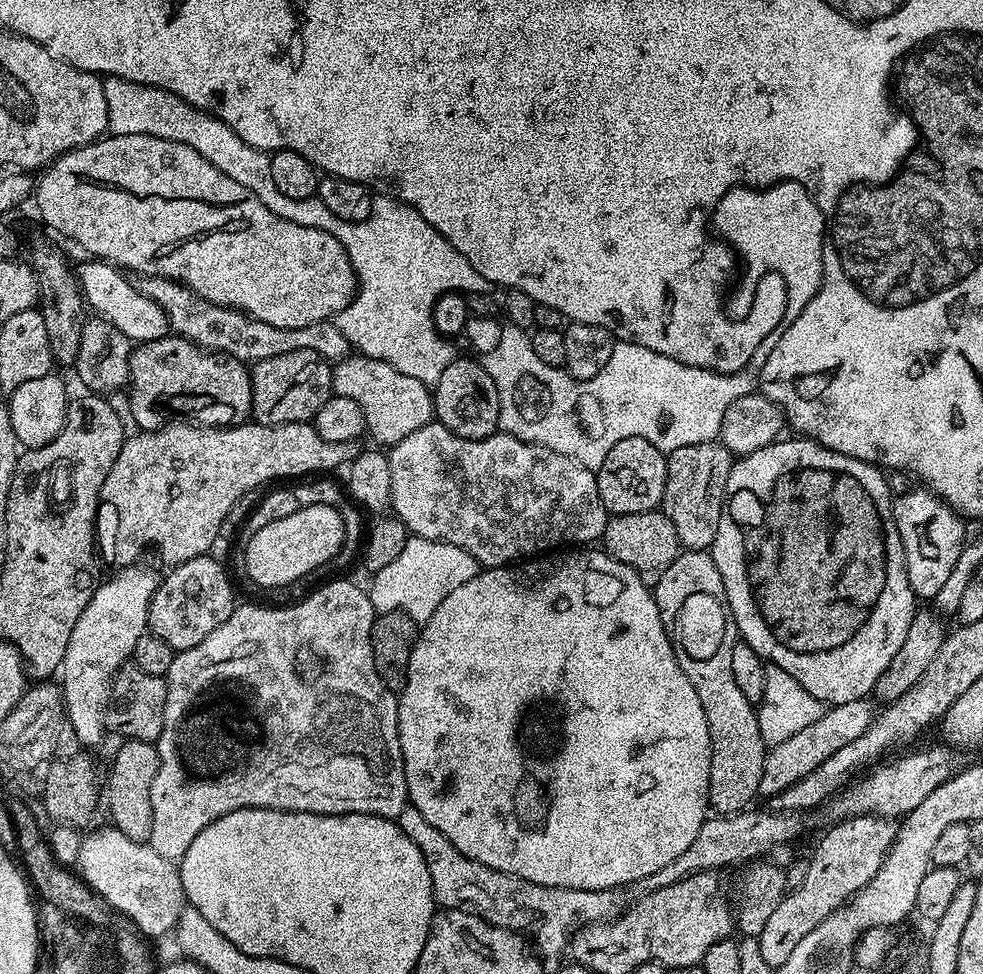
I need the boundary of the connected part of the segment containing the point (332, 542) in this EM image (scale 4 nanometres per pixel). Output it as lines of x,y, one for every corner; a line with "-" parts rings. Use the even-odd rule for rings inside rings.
315,504
299,508
281,521
270,522
245,543
244,564
251,580
264,588
286,586
330,561
343,546
345,526
333,507

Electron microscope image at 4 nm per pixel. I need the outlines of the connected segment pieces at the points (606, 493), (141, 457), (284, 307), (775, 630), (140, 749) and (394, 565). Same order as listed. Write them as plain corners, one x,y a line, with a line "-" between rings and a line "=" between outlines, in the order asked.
622,438
622,442
606,454
606,462
595,469
602,506
612,516
657,511
664,502
667,469
667,455
646,442
646,438
=
176,422
180,424
168,424
165,426
157,426
152,432
141,431
139,434
132,434
125,439
124,445
122,446
122,450
118,450
118,458
114,458
114,466
110,466
110,474
106,474
106,482
102,482
102,490
100,491
100,507
96,510
96,539
97,541
104,542
104,540
114,540
112,544
112,556
115,560
114,568
130,568
133,564
137,563
141,559
140,555
143,554
144,548
152,547
156,548
156,552
161,556
162,559
168,563
168,566
175,566
177,564
181,564
182,562
186,562
190,558
198,558
199,556
203,556
205,554
211,553
212,543
216,540
216,535
220,532
220,527
224,524
224,519
227,518
228,515
232,512
232,507
235,506
236,503
239,502
240,499
243,498
247,492
252,492
255,488
263,489
265,486
271,485
273,482
284,482
287,476
300,476
296,478
304,478
309,474
332,474
332,471
335,470
336,467
339,466
340,463
343,465
345,462
351,462
355,456
360,455
362,448
357,441
351,440
350,442
326,442
326,438
322,438
322,434
318,434
316,432
315,427
311,423
305,422
302,424
257,424
255,422
245,422
243,424
234,424
230,428
205,428
203,424
197,424
195,422
=
108,134
92,144
83,144
80,148
65,152
55,162
47,165
42,175
44,177
37,179
34,184
34,201
36,200
36,208
40,211
41,218
54,231
69,236
76,244
81,244
89,252
89,257
115,264
121,270
136,272
135,274
140,276
166,276
169,280
179,280
181,284
188,285
210,302
223,304
225,308
237,308
262,322
270,322
270,326
283,328
301,328
314,322
332,320
356,297
356,271
352,269
348,252
342,242
334,238
334,234
318,230
314,226
298,226
298,222
286,222
286,218
278,218
278,214
266,210
266,206
255,194
246,190
246,186
234,182
234,178
226,178
226,174
222,174
218,166
214,166
206,158
202,158
198,150
182,142
154,138
150,134
=
780,438
775,444
762,446
733,463
730,478
726,478
726,494
722,502
722,518
718,518
718,534
714,534
710,549
714,566
718,566
718,574
722,574
722,586
726,590
736,630
743,643
749,644
767,663
782,666
782,670
786,670
790,678
798,678
798,682
810,694
814,694
814,698
823,700
825,705
863,700
869,695
867,692
871,693
875,689
886,666
894,662
894,654
898,654
902,647
906,630
910,630
910,622
918,610
918,597
912,593
910,578
906,574
902,538
898,538
898,530
892,517
894,497
887,488
885,473
877,465
823,448
815,440
784,439
=
125,739
112,760
112,769
108,772
106,784
106,804
112,815
111,827
122,830
126,838
135,844
142,844
150,838
152,829
152,807
150,806
150,786
154,786
154,774
158,774
160,759
156,753
155,743
147,740
=
412,536
402,546
402,554
390,562
390,566
382,566
371,577
372,588
367,589
368,597
372,599
372,606
377,613
405,612
415,620
417,625
424,625
438,610
438,602
446,599
457,586
463,586
474,578
478,571
476,559
466,550
441,540
427,540
421,536

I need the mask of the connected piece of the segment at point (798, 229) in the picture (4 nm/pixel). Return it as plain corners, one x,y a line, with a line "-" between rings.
783,180
763,189
734,187
716,204
710,222
716,234
724,232
750,256
752,274
770,268
792,280
792,272
822,272
824,215
801,183

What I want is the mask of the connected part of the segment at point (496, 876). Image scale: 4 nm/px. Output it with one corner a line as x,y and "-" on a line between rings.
409,804
404,808
402,814
396,818
399,828
421,851
423,858
426,860
426,868
430,873
430,882
432,888
433,901
443,909
448,910
467,910
469,913
481,917
488,924
492,924
496,927
502,927
506,930
512,930
515,933
521,933
529,936
531,943
536,944
535,951
541,956
546,958
548,956
556,956
563,949
567,949
569,942
571,941
572,933
577,929
584,927
587,924
594,924
607,922
611,919
615,919
620,912
619,895
617,893
613,896
582,896
582,904
578,904
576,900
576,906
574,904
568,904
568,900
564,902
564,896
558,896
554,898
554,904
552,908
532,908
532,886
534,882
529,882
524,878
518,878
517,875
506,874
505,871
494,870
492,867
484,866
480,862
475,862
474,859
470,859
468,856
462,855
461,851
450,843
445,835
440,830
430,825
430,822
426,821
426,818
422,814
418,813
416,807

